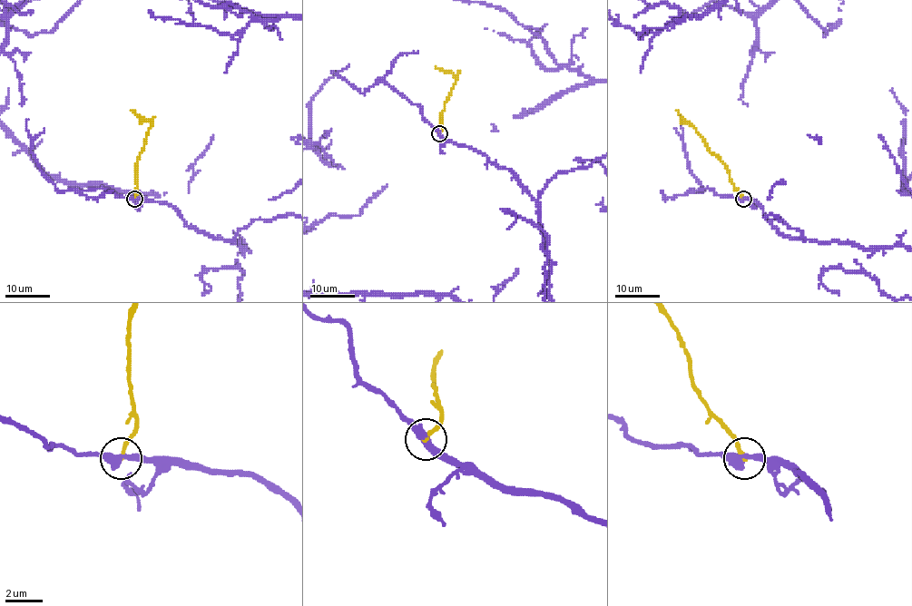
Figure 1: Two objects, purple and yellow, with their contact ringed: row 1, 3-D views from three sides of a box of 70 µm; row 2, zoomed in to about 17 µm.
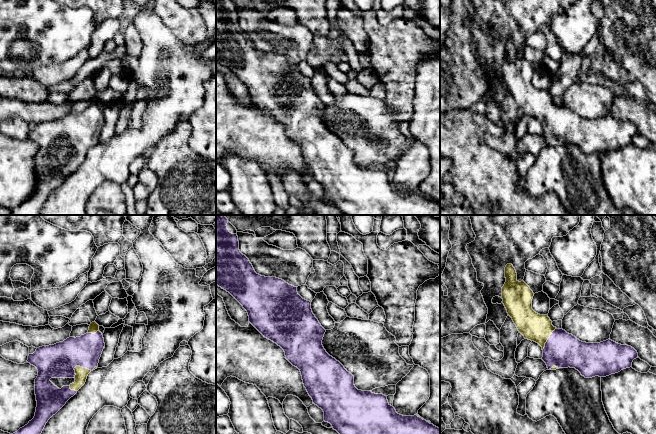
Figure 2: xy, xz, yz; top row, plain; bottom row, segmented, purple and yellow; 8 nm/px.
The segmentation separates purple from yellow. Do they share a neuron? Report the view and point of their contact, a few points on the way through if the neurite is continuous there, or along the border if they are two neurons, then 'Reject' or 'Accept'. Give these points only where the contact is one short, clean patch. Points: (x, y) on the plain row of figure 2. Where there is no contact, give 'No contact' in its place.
Touches purple at xy (80, 142). Accept

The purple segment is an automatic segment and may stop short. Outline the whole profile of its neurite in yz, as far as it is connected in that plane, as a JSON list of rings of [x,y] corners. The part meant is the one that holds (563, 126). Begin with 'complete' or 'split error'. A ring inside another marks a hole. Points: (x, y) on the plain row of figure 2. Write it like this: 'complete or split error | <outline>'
split error | [[[512,40],[506,41],[505,54],[502,75],[507,89],[525,115],[534,117],[542,123],[541,135],[546,139],[548,146],[570,143],[578,146],[585,154],[606,153],[630,144],[633,136],[638,134],[637,127],[631,122],[621,121],[610,115],[600,119],[586,119],[563,105],[557,105],[552,101],[548,91],[540,91],[532,85],[534,69],[524,57],[517,56],[517,49]]]

